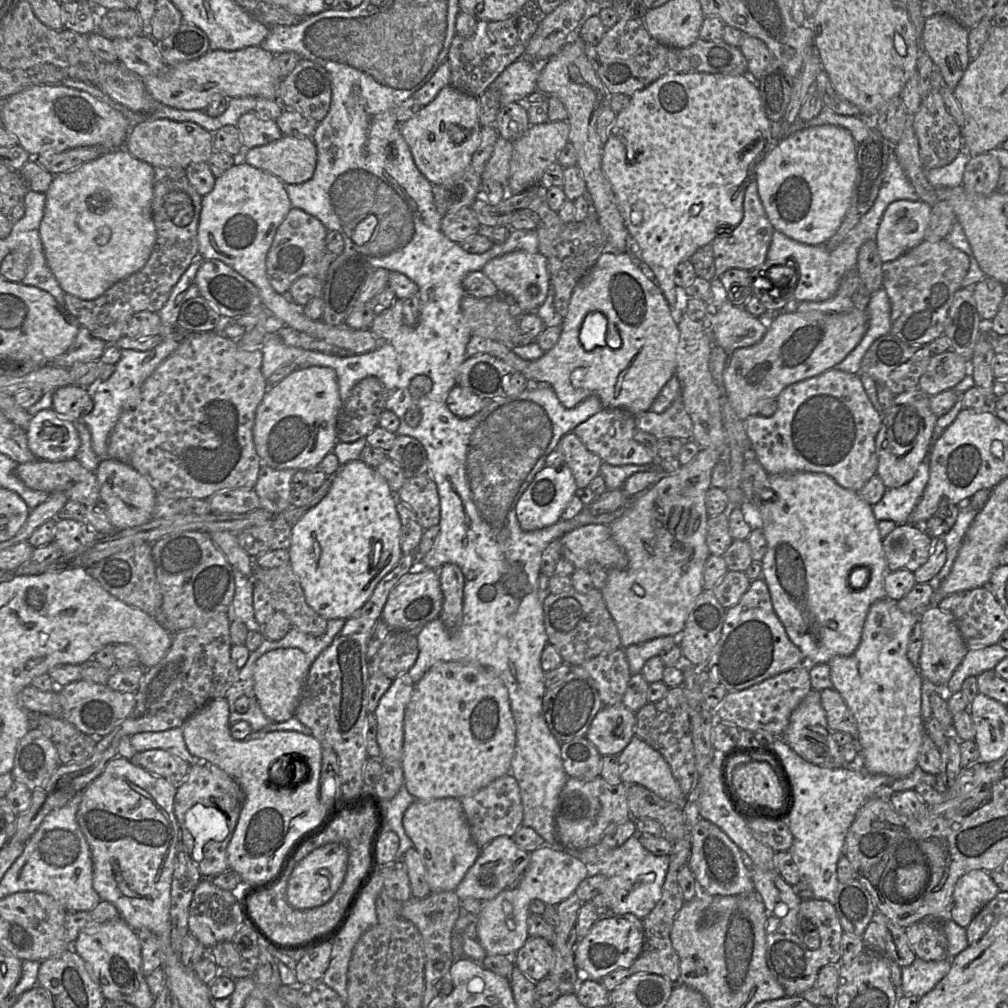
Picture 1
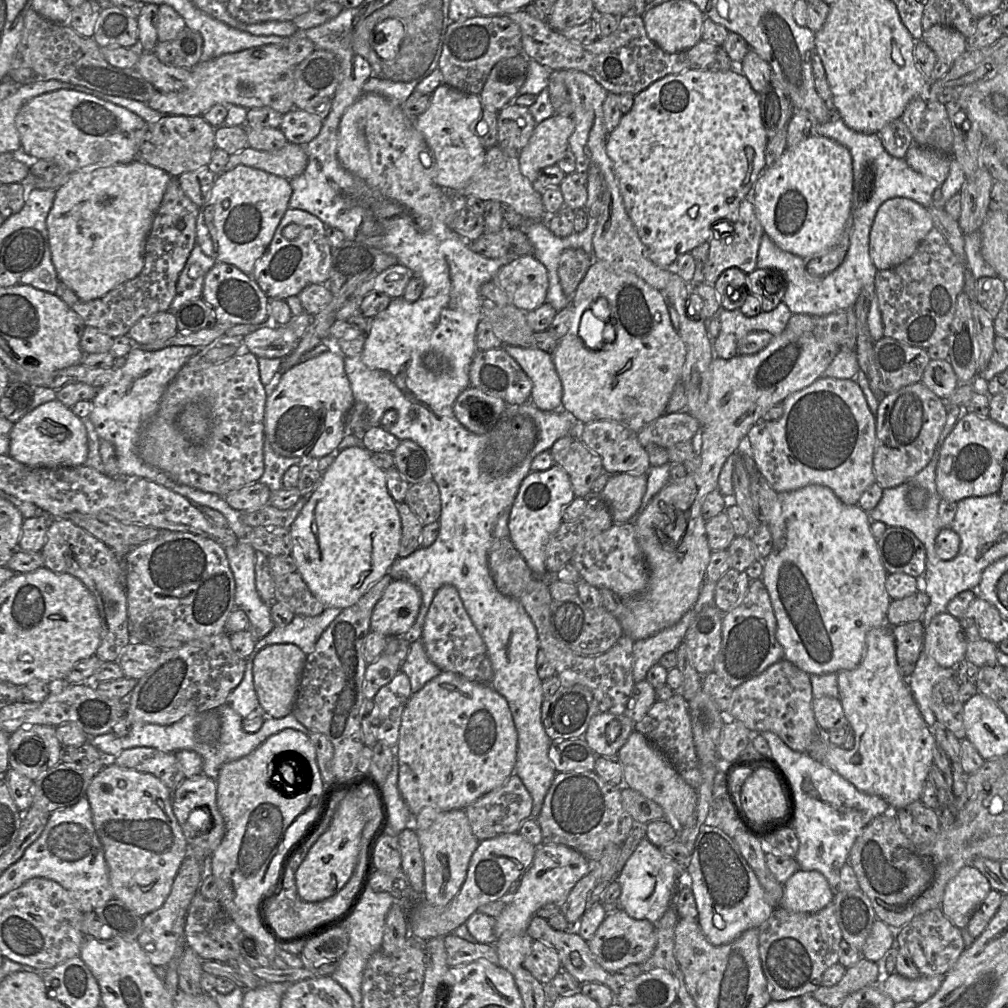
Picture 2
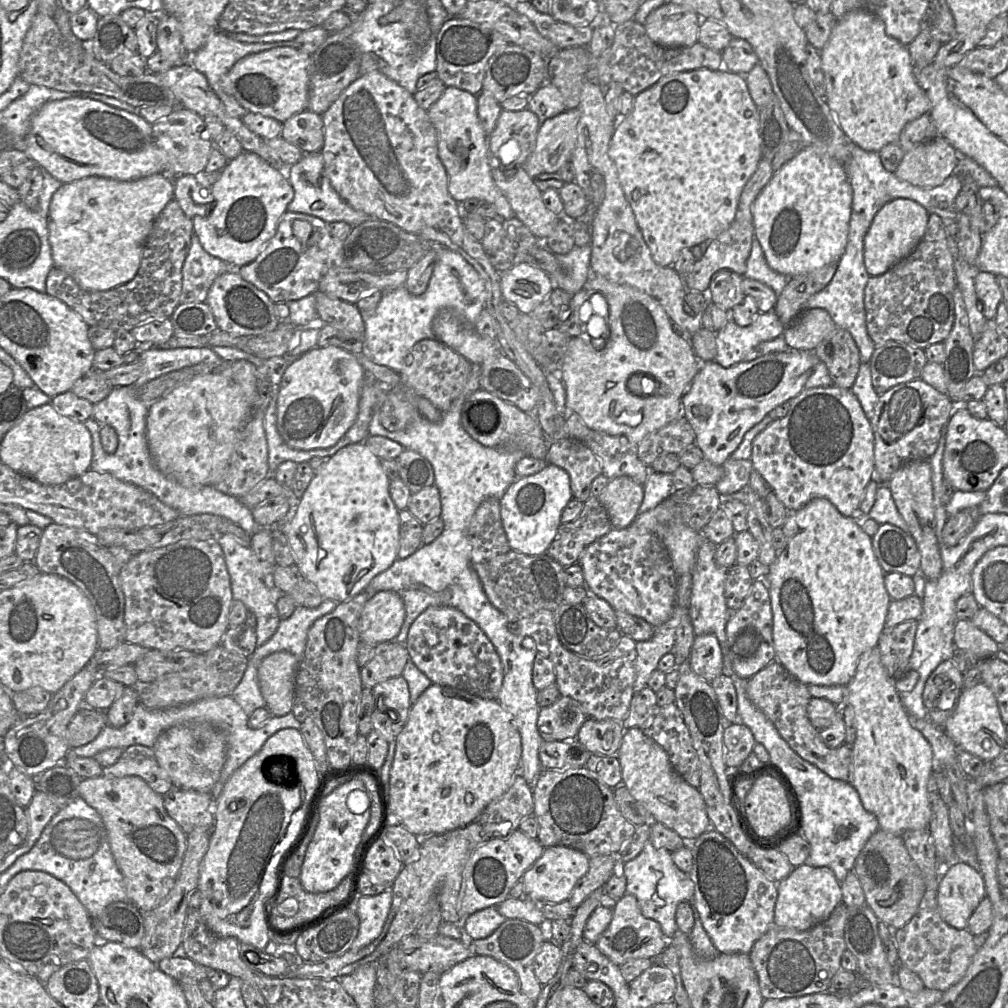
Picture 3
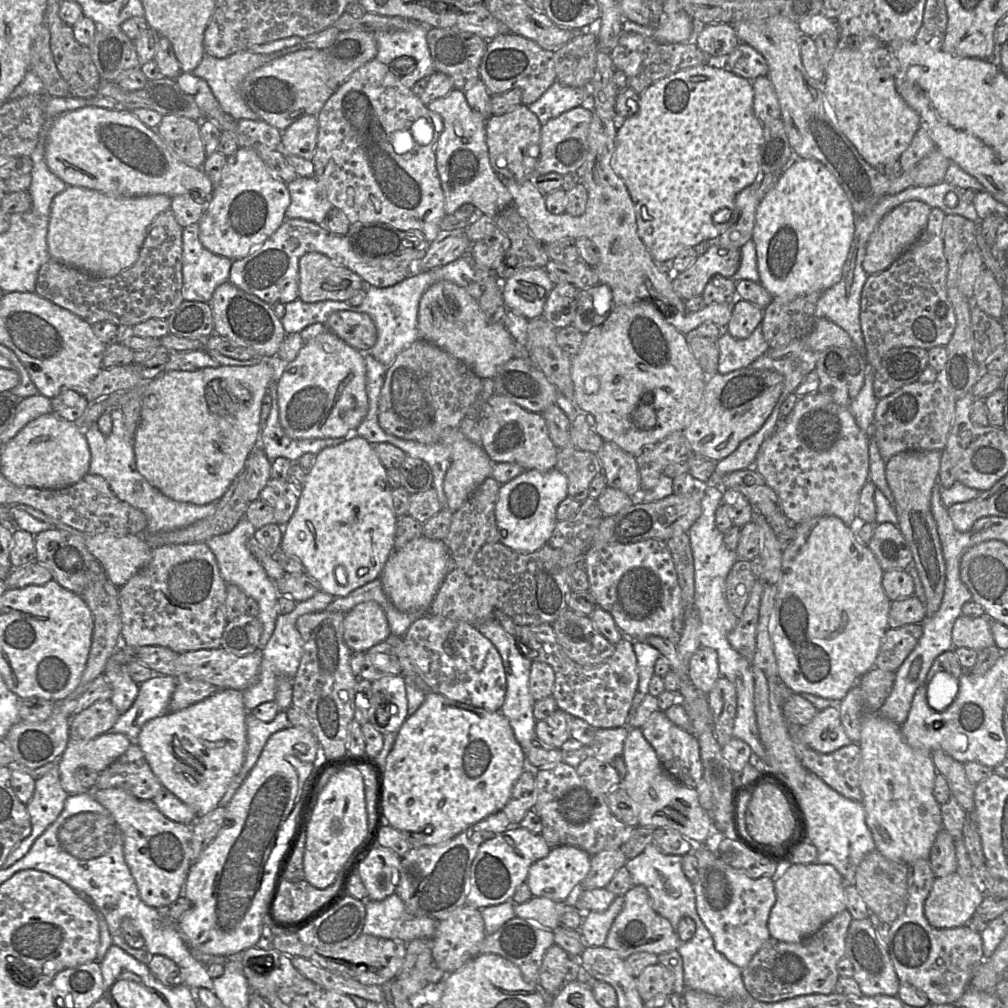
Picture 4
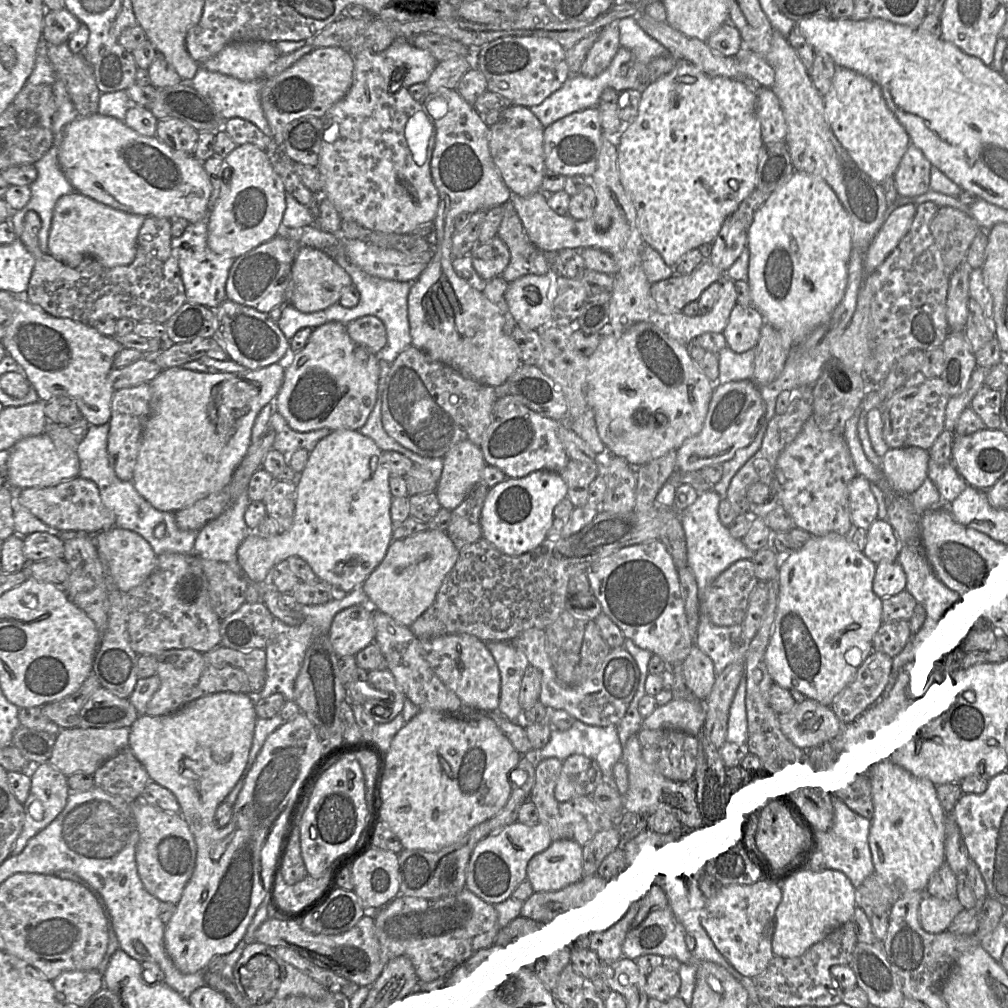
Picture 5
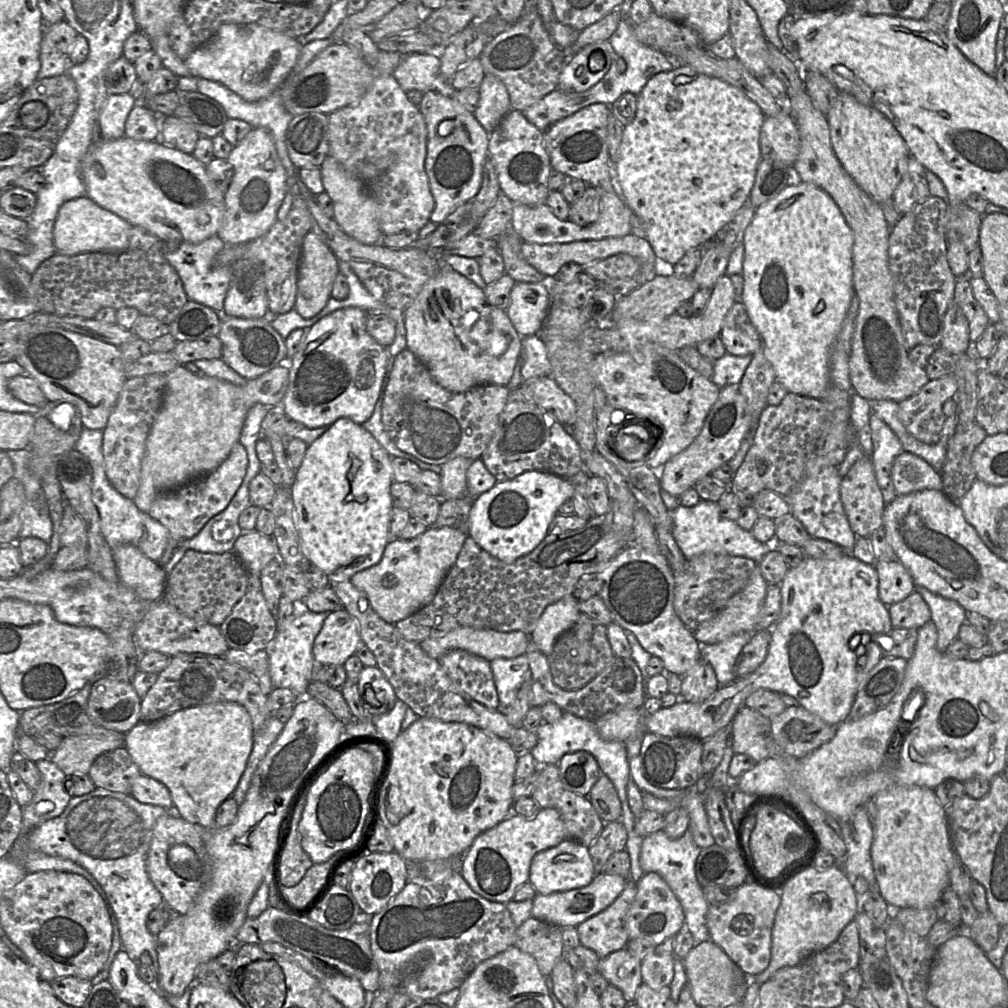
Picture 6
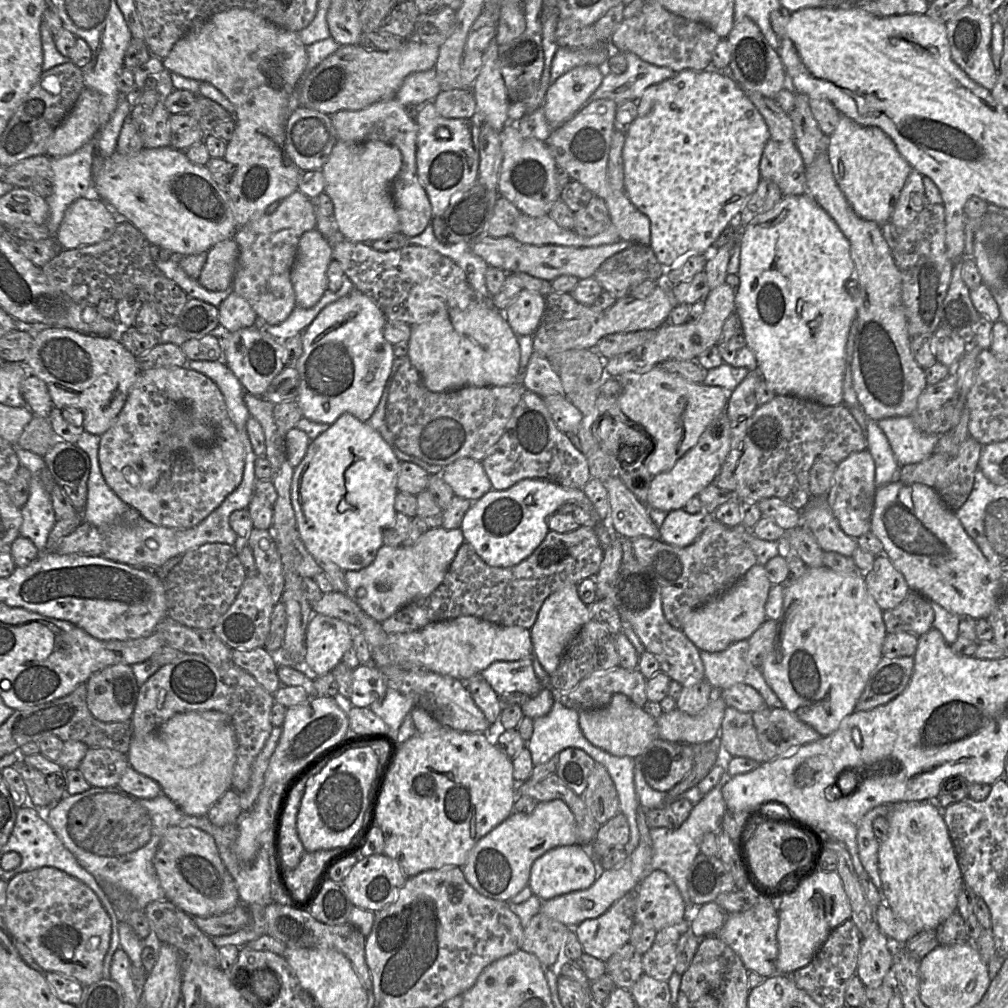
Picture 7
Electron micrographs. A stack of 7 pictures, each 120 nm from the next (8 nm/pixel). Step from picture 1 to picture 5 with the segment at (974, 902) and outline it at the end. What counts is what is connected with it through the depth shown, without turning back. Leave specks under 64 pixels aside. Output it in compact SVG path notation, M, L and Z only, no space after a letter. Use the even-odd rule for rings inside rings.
M924 893L919 904L919 922L929 933L941 933L948 929L953 919L963 910L957 897L945 900Z

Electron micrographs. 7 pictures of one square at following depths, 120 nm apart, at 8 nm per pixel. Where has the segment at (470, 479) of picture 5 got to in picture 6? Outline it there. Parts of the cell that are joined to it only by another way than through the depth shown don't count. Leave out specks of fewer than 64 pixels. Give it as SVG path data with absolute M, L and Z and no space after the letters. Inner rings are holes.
M456 457L441 465L441 499L460 499L467 494L466 472L472 459Z

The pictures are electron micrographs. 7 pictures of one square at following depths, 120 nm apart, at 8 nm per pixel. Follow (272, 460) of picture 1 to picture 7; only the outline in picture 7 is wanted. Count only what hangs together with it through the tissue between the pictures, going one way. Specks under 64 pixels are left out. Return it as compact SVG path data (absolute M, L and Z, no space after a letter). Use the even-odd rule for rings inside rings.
M355 288L319 312L302 333L302 354L295 365L299 374L296 401L302 417L331 425L342 414L349 413L362 422L368 421L379 404L395 358L393 345L383 335L386 322L387 318L379 306Z

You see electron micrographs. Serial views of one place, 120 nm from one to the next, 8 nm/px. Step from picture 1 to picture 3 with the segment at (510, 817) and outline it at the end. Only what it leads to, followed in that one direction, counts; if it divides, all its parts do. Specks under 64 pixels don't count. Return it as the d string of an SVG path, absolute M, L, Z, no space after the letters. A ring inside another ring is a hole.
M518 773L509 789L490 802L477 821L488 837L508 837L533 811L533 787Z

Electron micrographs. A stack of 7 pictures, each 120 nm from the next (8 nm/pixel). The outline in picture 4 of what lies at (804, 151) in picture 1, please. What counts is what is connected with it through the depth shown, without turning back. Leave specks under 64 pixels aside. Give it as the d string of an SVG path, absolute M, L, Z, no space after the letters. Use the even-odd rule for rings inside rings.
M793 158L757 207L752 240L757 252L759 283L773 298L826 291L841 279L854 232L855 214L836 177L816 160Z

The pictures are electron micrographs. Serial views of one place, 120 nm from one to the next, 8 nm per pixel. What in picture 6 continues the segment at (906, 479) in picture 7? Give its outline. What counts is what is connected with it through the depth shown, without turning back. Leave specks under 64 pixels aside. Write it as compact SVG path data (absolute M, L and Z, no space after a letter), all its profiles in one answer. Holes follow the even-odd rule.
M972 422L964 432L955 433L948 441L945 461L939 474L942 492L952 501L958 502L976 480L971 457L986 436L985 430Z

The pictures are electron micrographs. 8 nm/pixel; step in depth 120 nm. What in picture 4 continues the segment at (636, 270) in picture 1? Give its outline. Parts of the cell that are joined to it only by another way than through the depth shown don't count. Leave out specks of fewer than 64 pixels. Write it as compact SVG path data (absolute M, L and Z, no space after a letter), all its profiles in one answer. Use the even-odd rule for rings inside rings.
M638 301L628 305L613 306L609 316L603 324L595 326L589 332L584 334L584 340L579 352L571 359L571 378L574 384L575 405L580 413L590 414L594 418L594 430L604 442L612 442L618 445L627 453L638 457L645 447L651 446L664 440L674 432L685 431L697 412L705 390L708 376L703 371L693 353L690 350L688 337L678 331L674 326L669 324L659 309L650 301ZM651 392L653 395L652 402L646 402L642 399L643 395ZM641 404L649 404L655 411L656 425L651 429L641 429L633 422L633 412Z

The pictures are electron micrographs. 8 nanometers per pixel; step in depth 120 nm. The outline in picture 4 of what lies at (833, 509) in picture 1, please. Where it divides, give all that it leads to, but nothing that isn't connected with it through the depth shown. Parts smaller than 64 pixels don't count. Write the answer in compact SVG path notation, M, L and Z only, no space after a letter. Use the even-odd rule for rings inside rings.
M836 516L816 517L793 526L796 530L796 536L782 554L781 576L775 598L774 611L771 614L769 623L769 633L773 642L778 675L781 681L794 693L801 694L806 692L840 702L857 681L875 666L882 640L887 629L889 629L888 617L892 601L883 589L884 570L869 546L858 539L855 528L847 526Z

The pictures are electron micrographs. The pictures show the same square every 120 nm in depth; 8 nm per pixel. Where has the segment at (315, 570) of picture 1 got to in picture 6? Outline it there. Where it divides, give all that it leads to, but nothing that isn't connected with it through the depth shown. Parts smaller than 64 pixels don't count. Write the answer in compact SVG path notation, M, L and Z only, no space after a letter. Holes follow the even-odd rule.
M348 418L336 420L323 435L308 446L301 466L296 470L294 484L290 488L294 502L295 526L300 537L303 554L312 566L328 575L330 582L350 580L354 574L377 565L381 561L385 547L390 542L390 521L394 507L390 488L393 481L391 456L362 425L356 424ZM256 529L243 532L234 543L233 551L245 566L249 576L260 577L263 568L279 558L279 551L272 536L263 535Z

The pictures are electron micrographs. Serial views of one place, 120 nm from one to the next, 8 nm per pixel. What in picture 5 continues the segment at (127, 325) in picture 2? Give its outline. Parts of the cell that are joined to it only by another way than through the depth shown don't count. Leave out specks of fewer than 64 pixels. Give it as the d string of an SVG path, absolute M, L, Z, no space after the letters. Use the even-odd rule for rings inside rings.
M147 217L139 230L136 257L128 265L108 268L94 257L87 256L78 266L72 268L50 254L43 254L36 259L25 297L30 303L40 306L55 317L69 318L88 326L94 326L102 317L115 320L130 318L136 322L153 321L165 324L186 302L178 261L172 254L171 226L170 219Z

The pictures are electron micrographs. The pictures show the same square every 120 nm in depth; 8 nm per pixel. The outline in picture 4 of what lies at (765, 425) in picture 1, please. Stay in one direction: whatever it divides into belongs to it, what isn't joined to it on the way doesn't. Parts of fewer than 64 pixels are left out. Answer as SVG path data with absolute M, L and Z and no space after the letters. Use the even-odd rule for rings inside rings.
M819 392L798 397L790 415L781 419L773 433L762 443L754 464L765 483L777 494L782 511L792 525L812 518L836 516L855 528L861 490L869 481L869 435L857 425L849 408L838 405Z

